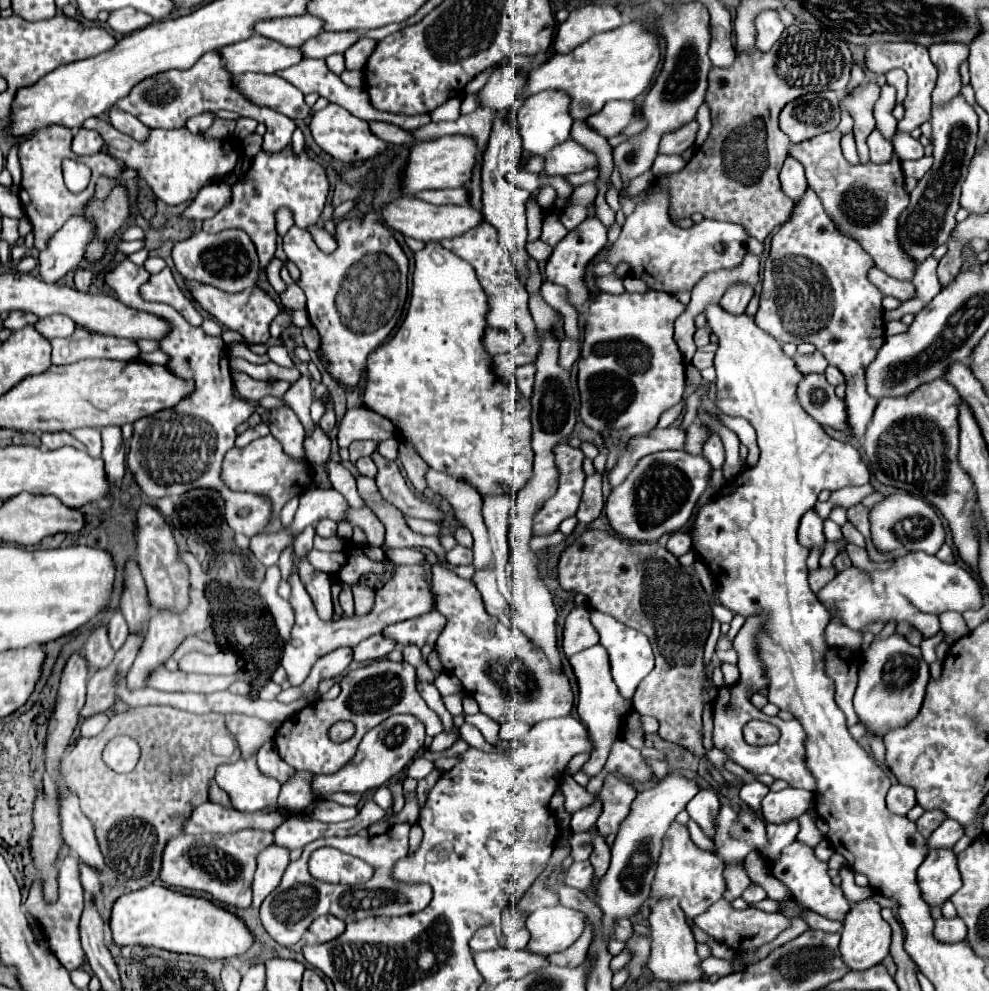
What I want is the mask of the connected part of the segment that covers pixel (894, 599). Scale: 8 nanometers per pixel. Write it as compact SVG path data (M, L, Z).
M850 566L844 572L840 572L830 584L826 584L818 594L818 600L826 606L826 610L830 612L830 618L840 618L840 622L852 630L860 630L864 628L868 622L872 620L908 620L916 630L920 630L924 634L924 638L934 636L940 630L940 622L938 616L934 614L926 614L926 612L918 612L918 608L914 608L910 604L910 600L906 600L904 596L900 596L898 592L882 592L870 578L870 574Z

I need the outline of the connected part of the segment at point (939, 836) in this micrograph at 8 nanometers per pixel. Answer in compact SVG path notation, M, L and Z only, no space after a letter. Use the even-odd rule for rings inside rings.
M946 818L930 836L928 846L930 848L952 848L962 836L964 836L964 828L962 824L958 824L958 820L950 820Z

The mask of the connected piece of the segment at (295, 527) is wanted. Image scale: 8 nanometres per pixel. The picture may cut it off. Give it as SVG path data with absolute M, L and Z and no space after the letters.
M306 490L300 496L300 508L288 526L292 536L298 536L308 524L316 524L322 518L330 518L334 522L344 520L344 512L348 504L344 496L336 490Z

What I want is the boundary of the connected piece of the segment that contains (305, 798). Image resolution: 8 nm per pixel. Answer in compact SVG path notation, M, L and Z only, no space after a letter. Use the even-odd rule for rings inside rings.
M298 770L294 772L294 776L290 776L280 790L278 796L278 804L290 812L304 812L314 800L316 800L316 792L312 790L312 780L316 774L306 772L306 770Z

